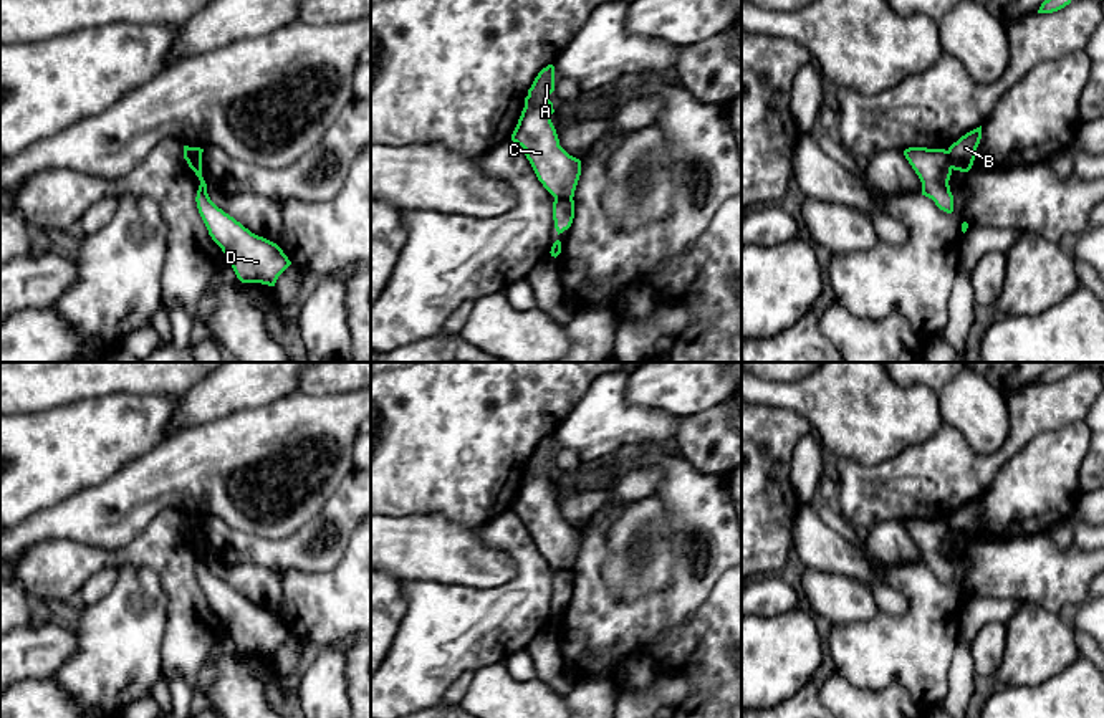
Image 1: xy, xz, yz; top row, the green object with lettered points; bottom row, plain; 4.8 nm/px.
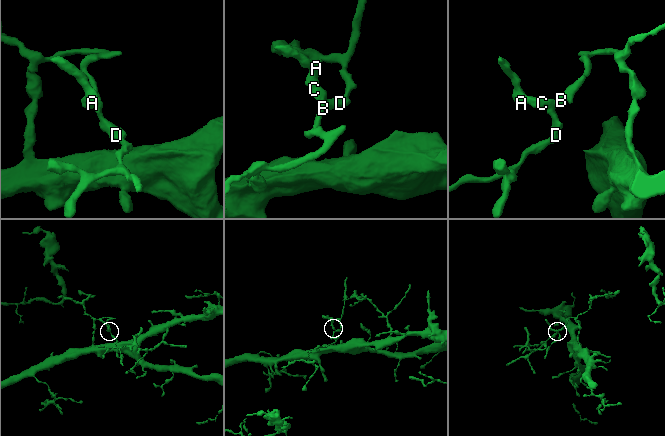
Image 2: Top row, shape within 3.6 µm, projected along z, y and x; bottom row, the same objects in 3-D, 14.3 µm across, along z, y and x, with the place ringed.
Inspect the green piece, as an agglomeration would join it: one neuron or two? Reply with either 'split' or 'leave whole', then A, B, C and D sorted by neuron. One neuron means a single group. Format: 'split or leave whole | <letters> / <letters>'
split | A C D / B

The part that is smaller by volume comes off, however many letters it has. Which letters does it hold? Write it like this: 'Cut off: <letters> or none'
Cut off: A, C, D

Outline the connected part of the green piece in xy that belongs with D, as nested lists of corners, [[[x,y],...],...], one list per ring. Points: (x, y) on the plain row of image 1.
[[[202,529],[187,534],[200,551],[195,567],[199,584],[237,649],[242,653],[275,657],[278,647],[291,635],[288,627],[276,614],[252,604],[210,571],[202,548]]]

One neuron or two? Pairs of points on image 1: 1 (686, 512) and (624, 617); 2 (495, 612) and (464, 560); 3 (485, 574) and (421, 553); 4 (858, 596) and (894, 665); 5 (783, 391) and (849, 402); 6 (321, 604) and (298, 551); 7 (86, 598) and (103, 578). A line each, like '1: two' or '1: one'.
1: one
2: two
3: one
4: two
5: one
6: two
7: one

